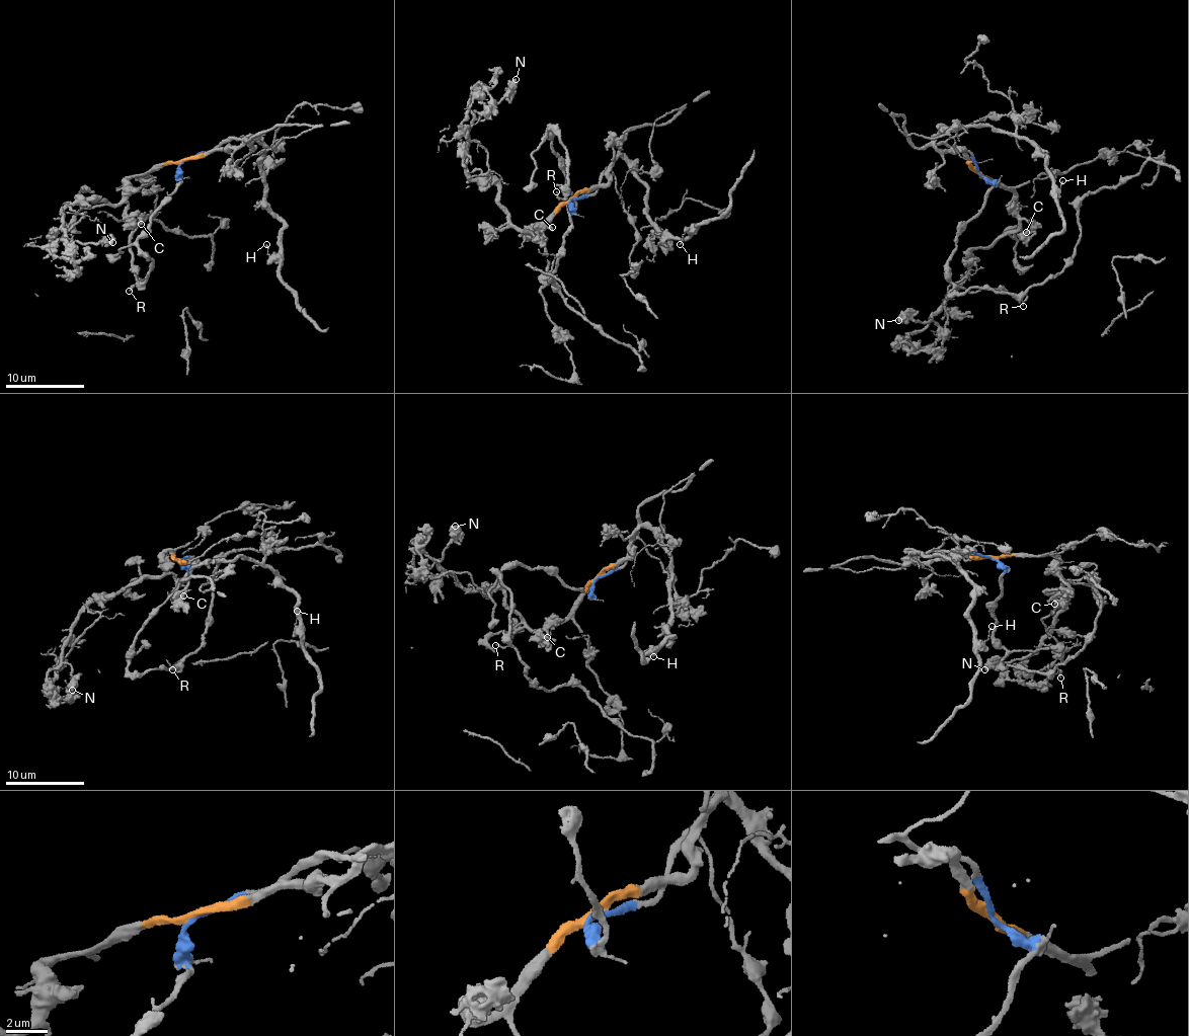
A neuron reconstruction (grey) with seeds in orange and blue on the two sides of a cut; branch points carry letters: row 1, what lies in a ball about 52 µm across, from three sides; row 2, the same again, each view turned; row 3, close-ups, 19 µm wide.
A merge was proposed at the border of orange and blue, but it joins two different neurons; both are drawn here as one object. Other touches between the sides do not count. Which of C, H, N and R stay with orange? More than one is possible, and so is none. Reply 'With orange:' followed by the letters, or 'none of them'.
With orange: C, H, N

